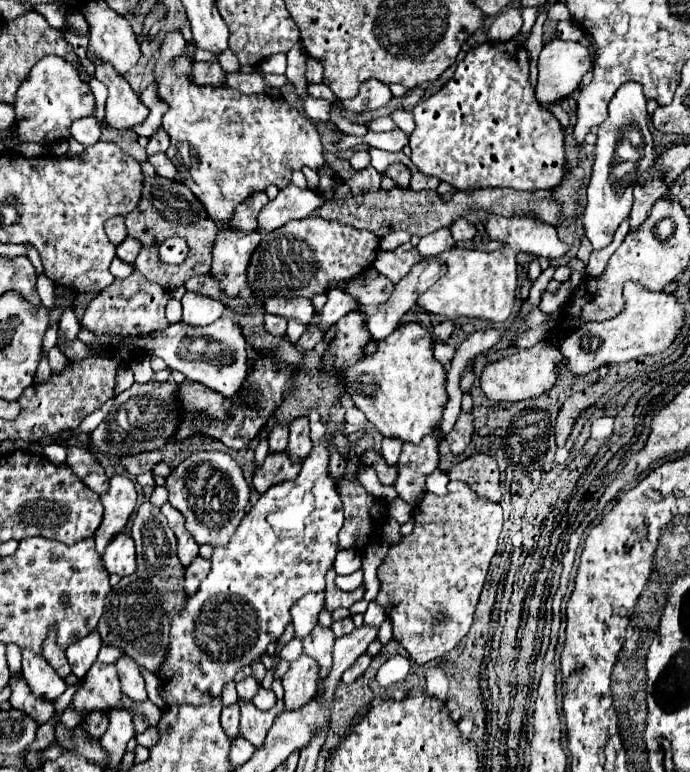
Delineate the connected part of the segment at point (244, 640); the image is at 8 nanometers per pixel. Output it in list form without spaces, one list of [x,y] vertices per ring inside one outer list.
[[[335,402],[325,422],[325,438],[313,444],[311,454],[301,466],[297,480],[273,484],[253,508],[243,516],[227,546],[219,546],[211,558],[211,572],[199,592],[191,596],[179,616],[171,622],[169,654],[161,666],[159,680],[167,680],[167,704],[207,704],[221,696],[223,684],[231,682],[239,668],[257,660],[271,642],[277,642],[291,622],[291,606],[307,592],[325,590],[325,574],[331,570],[339,550],[337,534],[343,526],[343,502],[329,476],[329,442],[345,424],[345,406]]]

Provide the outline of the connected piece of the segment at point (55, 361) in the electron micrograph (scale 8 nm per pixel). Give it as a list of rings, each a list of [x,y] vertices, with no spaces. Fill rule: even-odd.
[[[53,346],[48,353],[48,361],[49,361],[49,366],[51,366],[51,370],[53,372],[61,372],[61,368],[69,362],[61,352],[59,352],[59,348],[57,346]]]

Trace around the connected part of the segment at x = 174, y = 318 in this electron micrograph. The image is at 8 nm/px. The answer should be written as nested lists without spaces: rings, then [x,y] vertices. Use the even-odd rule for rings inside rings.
[[[171,298],[167,304],[167,320],[169,322],[181,322],[181,302]]]

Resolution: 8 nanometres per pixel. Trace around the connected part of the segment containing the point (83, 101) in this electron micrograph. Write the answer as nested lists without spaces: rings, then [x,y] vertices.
[[[45,56],[35,64],[31,76],[19,86],[15,112],[17,112],[17,132],[23,142],[51,144],[69,138],[71,120],[89,116],[95,110],[95,98],[89,86],[79,80],[77,70],[59,56]]]

